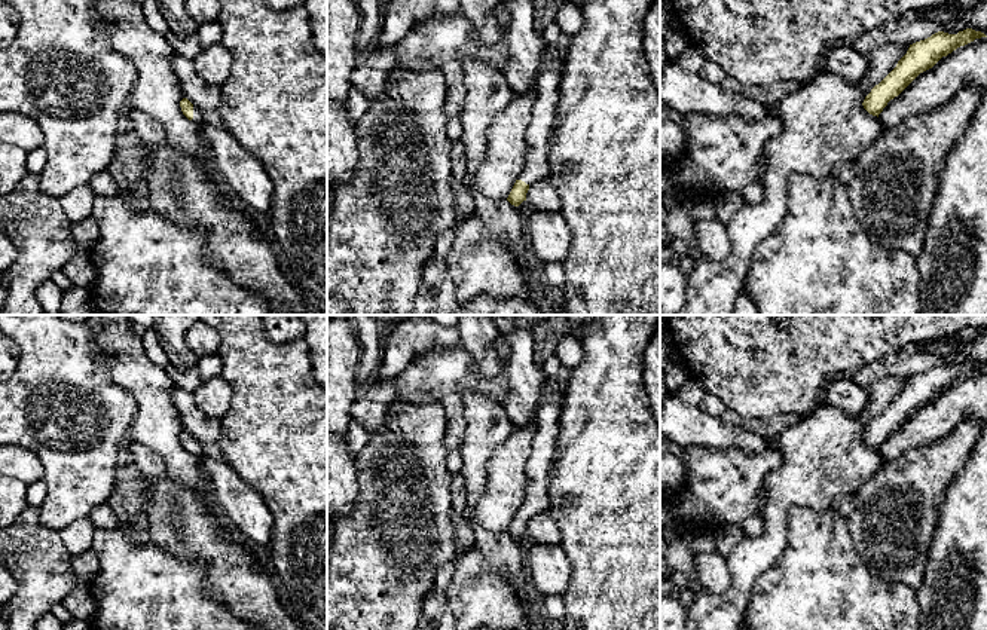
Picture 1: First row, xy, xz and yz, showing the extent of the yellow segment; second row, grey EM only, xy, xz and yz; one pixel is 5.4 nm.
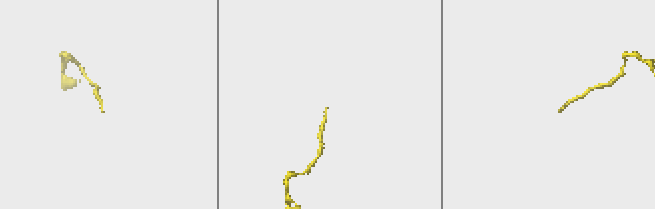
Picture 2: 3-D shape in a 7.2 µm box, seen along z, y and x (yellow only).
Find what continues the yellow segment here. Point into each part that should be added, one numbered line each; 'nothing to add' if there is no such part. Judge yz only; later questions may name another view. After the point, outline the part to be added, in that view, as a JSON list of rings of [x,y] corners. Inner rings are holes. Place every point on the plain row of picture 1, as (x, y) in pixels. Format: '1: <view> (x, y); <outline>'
nothing to add

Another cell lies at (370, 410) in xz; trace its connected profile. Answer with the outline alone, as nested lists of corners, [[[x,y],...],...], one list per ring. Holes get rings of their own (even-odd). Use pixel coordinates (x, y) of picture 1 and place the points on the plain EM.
[[[394,380],[369,383],[366,394],[351,406],[352,420],[361,423],[372,435],[386,423],[389,404],[395,400]]]

